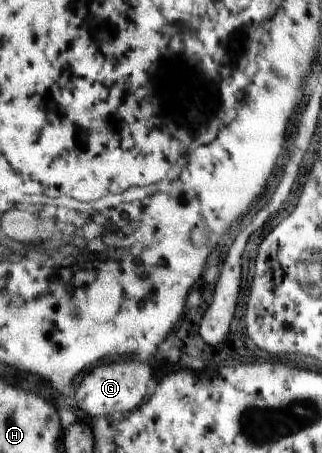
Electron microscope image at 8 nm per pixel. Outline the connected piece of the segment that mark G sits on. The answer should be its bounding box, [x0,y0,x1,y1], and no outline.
[76,360,152,418]

